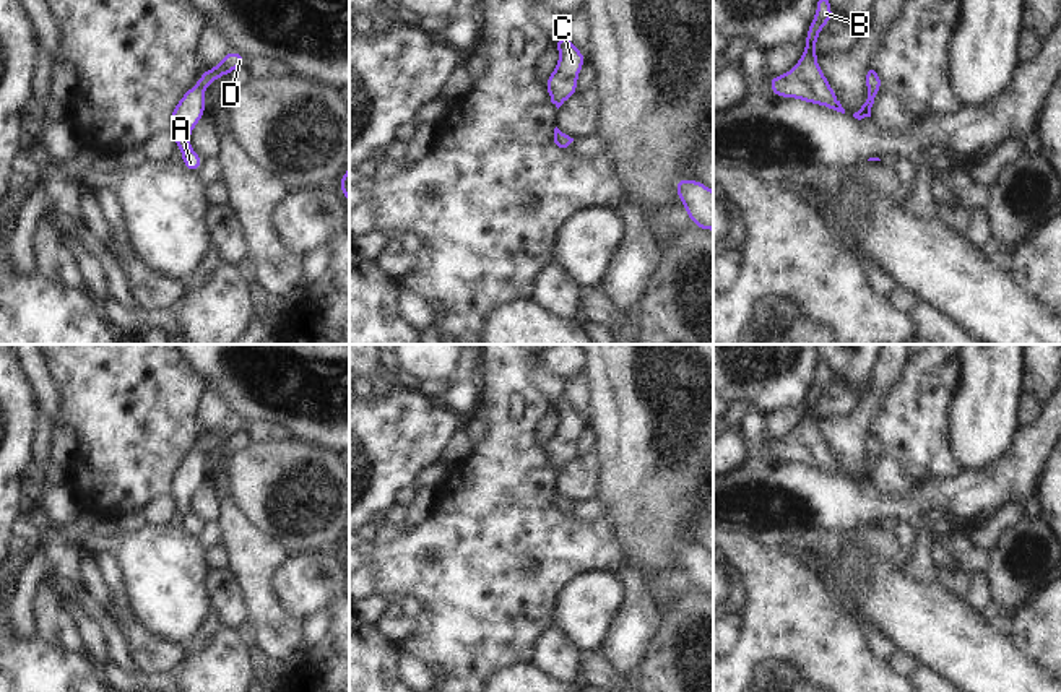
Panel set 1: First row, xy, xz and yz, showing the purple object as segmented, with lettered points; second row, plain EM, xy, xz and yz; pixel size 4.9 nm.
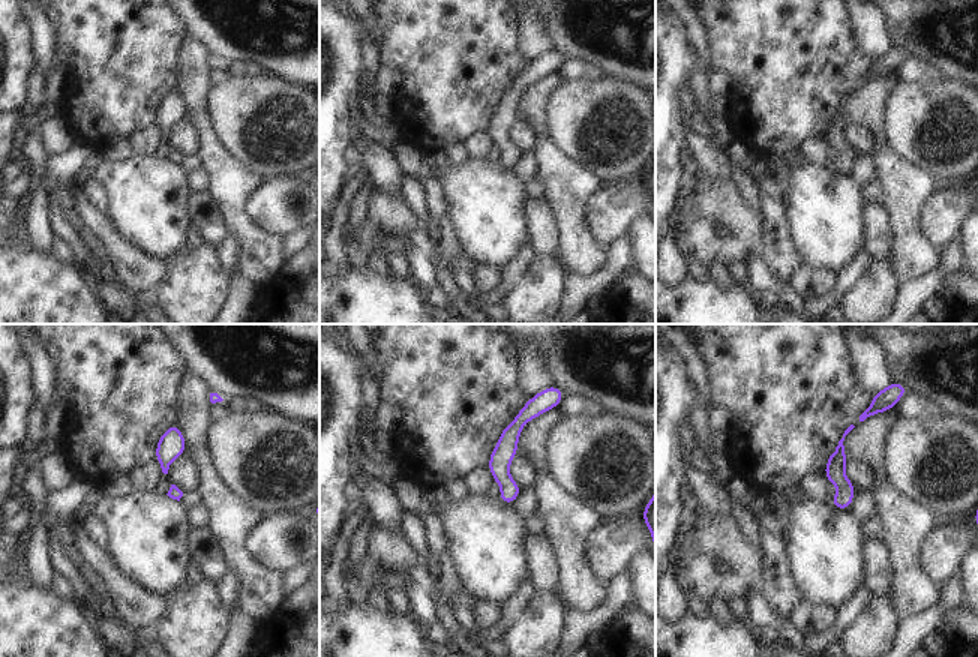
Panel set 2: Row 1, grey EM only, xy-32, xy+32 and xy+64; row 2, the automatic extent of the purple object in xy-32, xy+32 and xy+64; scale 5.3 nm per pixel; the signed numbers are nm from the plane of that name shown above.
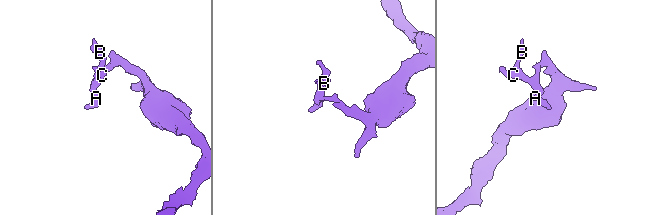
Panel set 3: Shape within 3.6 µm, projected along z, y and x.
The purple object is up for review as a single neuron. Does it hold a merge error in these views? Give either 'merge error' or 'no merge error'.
no merge error

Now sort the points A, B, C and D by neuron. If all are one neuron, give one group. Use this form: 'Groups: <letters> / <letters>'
Groups: A B C D

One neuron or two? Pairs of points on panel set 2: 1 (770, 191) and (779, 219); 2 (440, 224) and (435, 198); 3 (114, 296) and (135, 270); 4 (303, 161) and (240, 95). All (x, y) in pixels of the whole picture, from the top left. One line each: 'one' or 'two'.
1: one
2: one
3: two
4: one

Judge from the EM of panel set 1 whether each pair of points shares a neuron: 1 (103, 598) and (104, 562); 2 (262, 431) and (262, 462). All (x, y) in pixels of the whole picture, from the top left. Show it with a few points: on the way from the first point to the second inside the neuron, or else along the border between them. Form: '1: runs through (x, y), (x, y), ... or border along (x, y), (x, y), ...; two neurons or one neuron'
1: border along (95, 557), (111, 601), (122, 613); two neurons
2: border along (290, 437), (251, 442); two neurons

